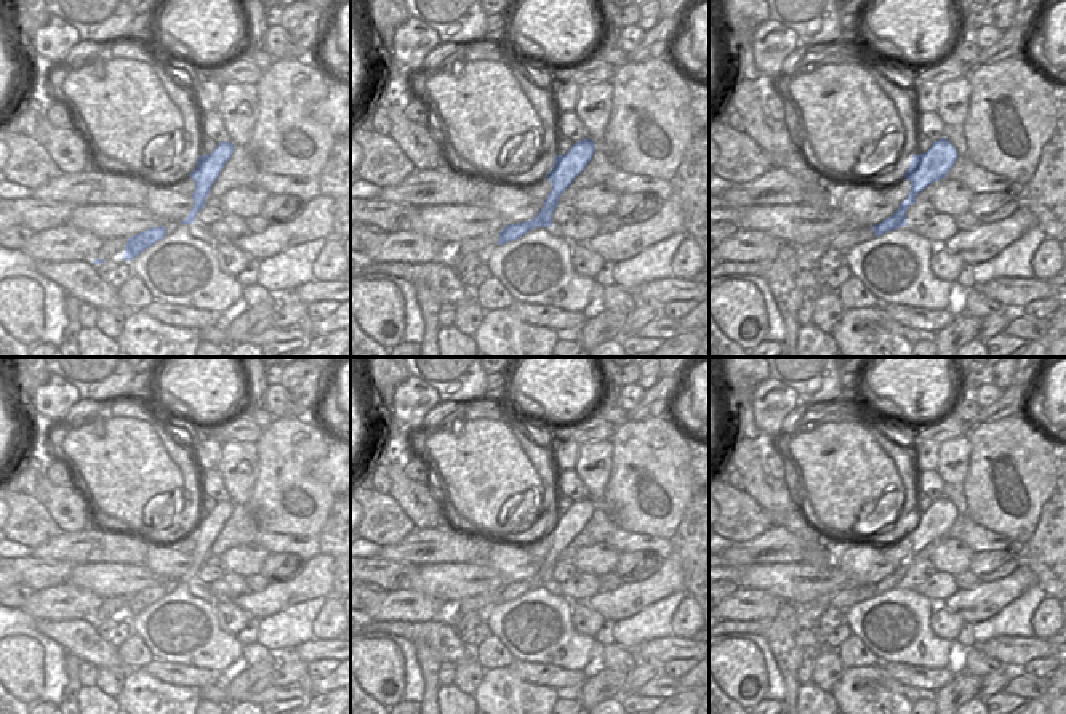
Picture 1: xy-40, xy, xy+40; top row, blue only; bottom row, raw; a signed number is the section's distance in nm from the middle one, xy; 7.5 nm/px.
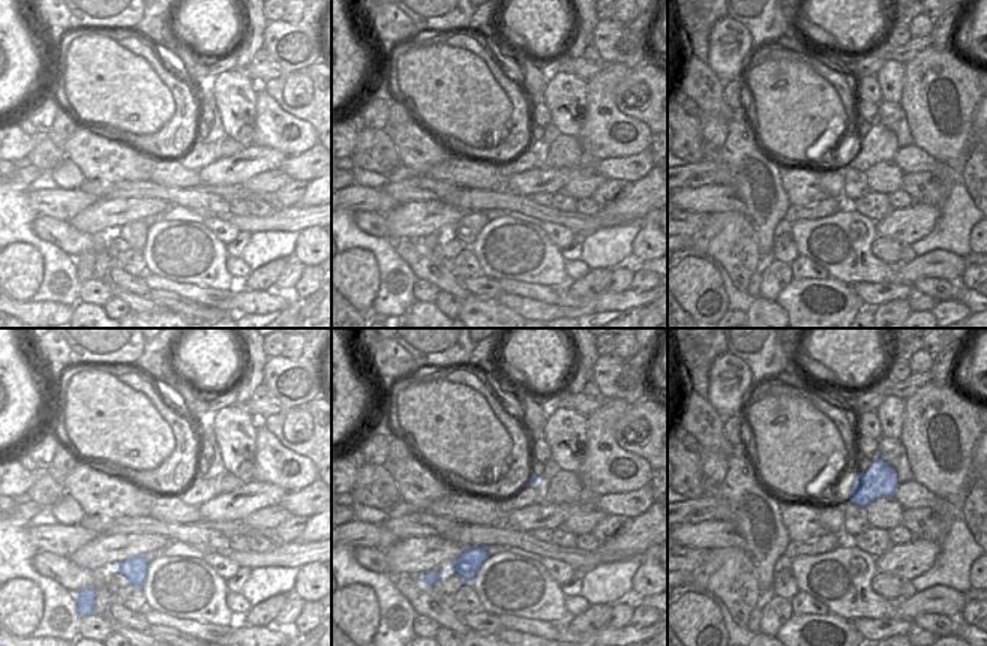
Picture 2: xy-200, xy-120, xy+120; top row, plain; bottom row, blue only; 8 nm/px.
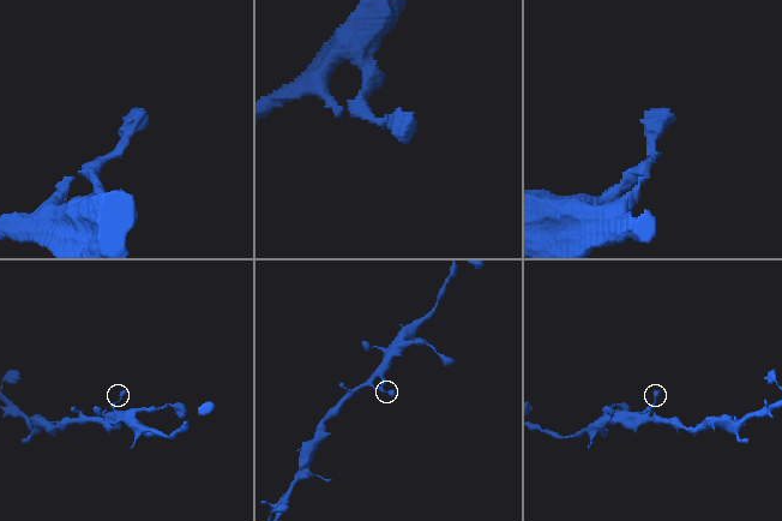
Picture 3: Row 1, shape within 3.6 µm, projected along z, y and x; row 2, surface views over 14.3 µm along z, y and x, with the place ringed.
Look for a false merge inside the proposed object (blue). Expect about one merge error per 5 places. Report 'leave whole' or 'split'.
leave whole

